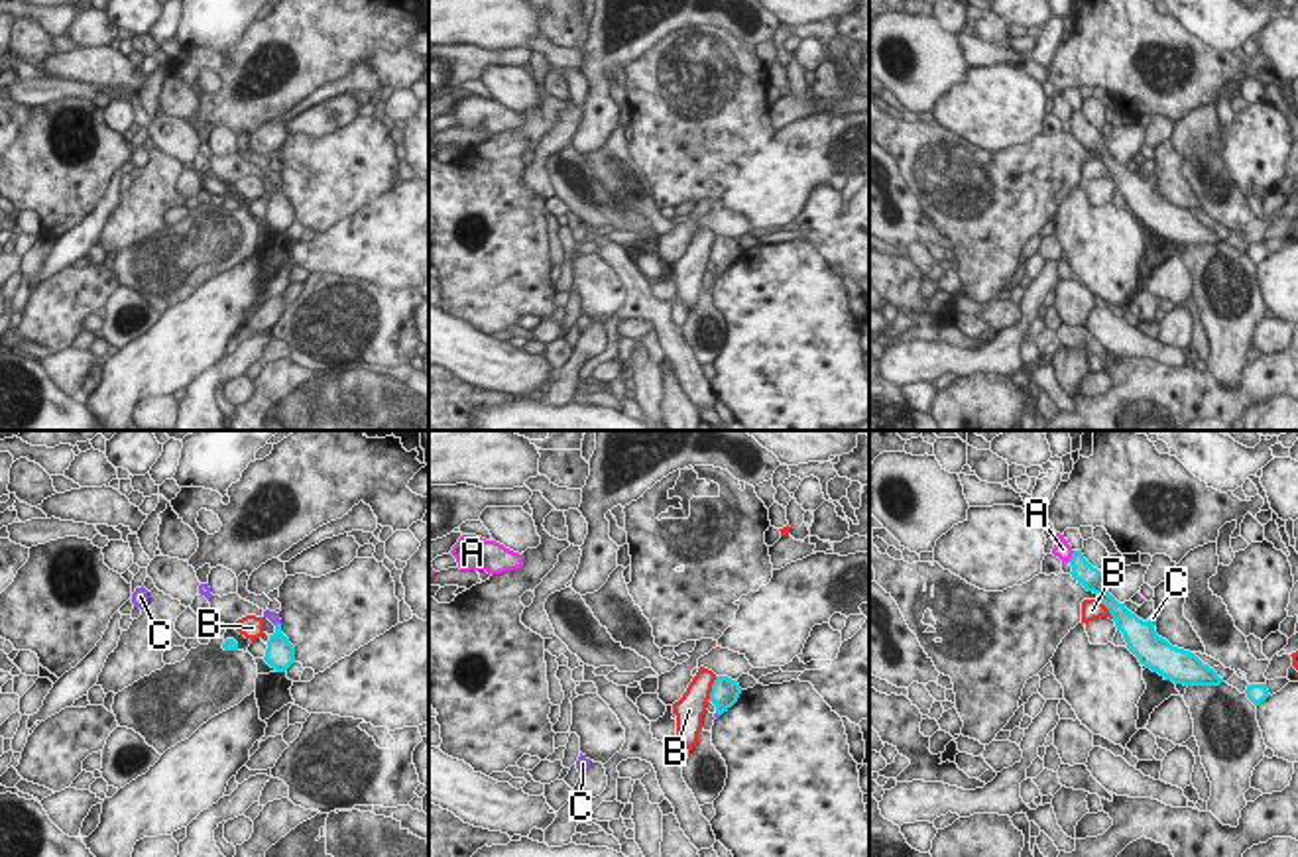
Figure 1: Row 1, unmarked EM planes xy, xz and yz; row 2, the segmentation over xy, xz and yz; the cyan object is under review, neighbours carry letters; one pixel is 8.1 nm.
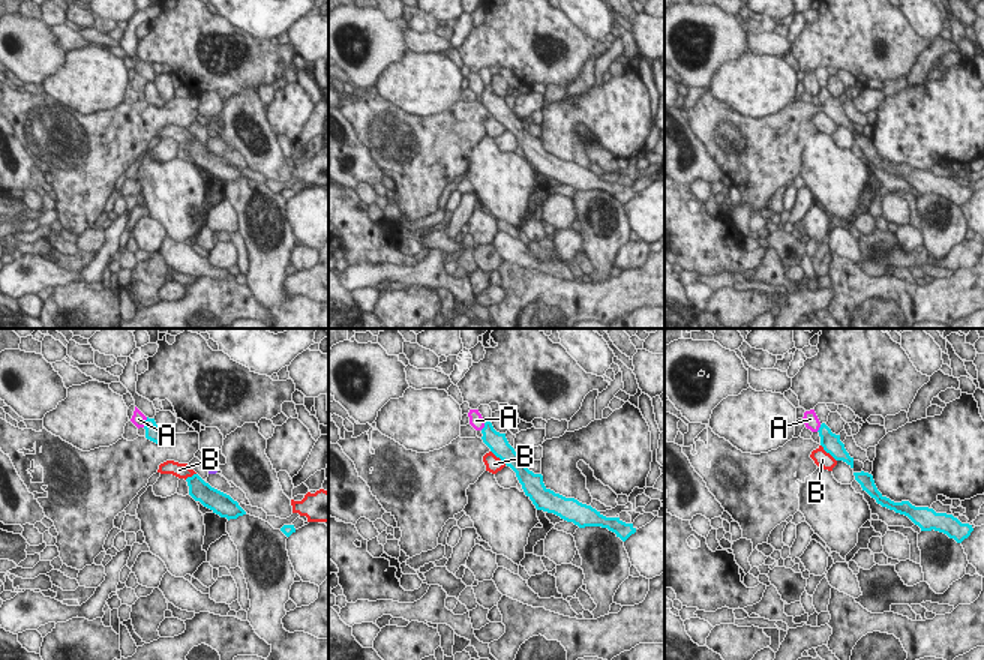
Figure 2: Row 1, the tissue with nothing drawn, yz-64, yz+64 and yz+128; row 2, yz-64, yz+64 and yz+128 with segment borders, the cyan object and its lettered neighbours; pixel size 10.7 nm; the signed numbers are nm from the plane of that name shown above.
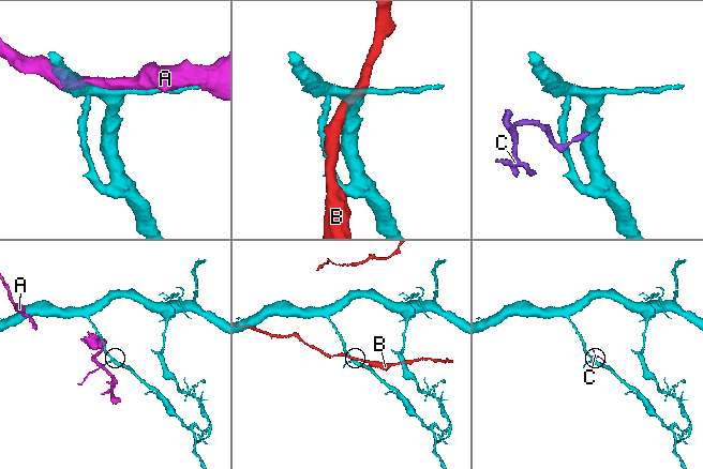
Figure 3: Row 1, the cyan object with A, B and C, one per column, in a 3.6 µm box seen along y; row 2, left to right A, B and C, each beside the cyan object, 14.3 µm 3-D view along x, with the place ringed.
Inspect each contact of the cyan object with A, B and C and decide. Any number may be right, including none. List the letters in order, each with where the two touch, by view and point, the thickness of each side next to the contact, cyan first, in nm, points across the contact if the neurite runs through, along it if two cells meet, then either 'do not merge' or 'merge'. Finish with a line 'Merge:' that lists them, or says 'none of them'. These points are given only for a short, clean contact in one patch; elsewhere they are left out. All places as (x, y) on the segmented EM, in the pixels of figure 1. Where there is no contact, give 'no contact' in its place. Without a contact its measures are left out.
A: meets cyan in yz at (1072, 557); 180 nm thick on the cyan side, 140 nm on the other; do not merge
B: meets cyan in xz at (712, 688); 220 nm thick on the cyan side, 240 nm on the other; do not merge
C: meets cyan in xy at (278, 624); 240 nm thick on the cyan side, 90 nm on the other; runs through xy (280, 653), (278, 624), (272, 616); merge
Merge: C

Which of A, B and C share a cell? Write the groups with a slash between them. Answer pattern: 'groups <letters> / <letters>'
groups A / B / C

